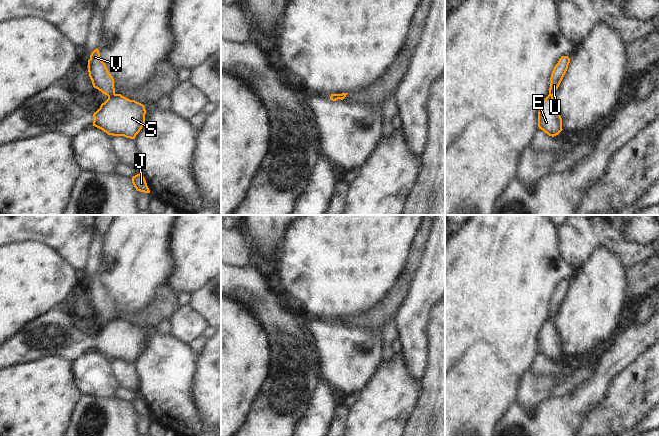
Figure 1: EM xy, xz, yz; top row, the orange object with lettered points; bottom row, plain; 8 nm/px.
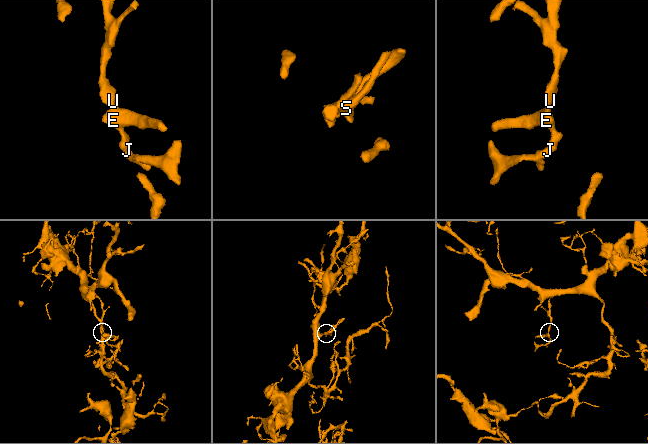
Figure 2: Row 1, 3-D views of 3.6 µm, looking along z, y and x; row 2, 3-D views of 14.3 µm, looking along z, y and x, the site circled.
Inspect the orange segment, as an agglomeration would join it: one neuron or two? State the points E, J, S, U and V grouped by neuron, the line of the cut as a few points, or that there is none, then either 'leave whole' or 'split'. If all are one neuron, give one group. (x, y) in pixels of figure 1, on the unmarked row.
groups E J S / U V; cut xy (115, 318), (108, 322); split

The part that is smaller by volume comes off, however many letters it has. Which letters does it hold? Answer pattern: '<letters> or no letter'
E, J, S

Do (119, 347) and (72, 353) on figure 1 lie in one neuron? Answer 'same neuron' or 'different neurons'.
same neuron

